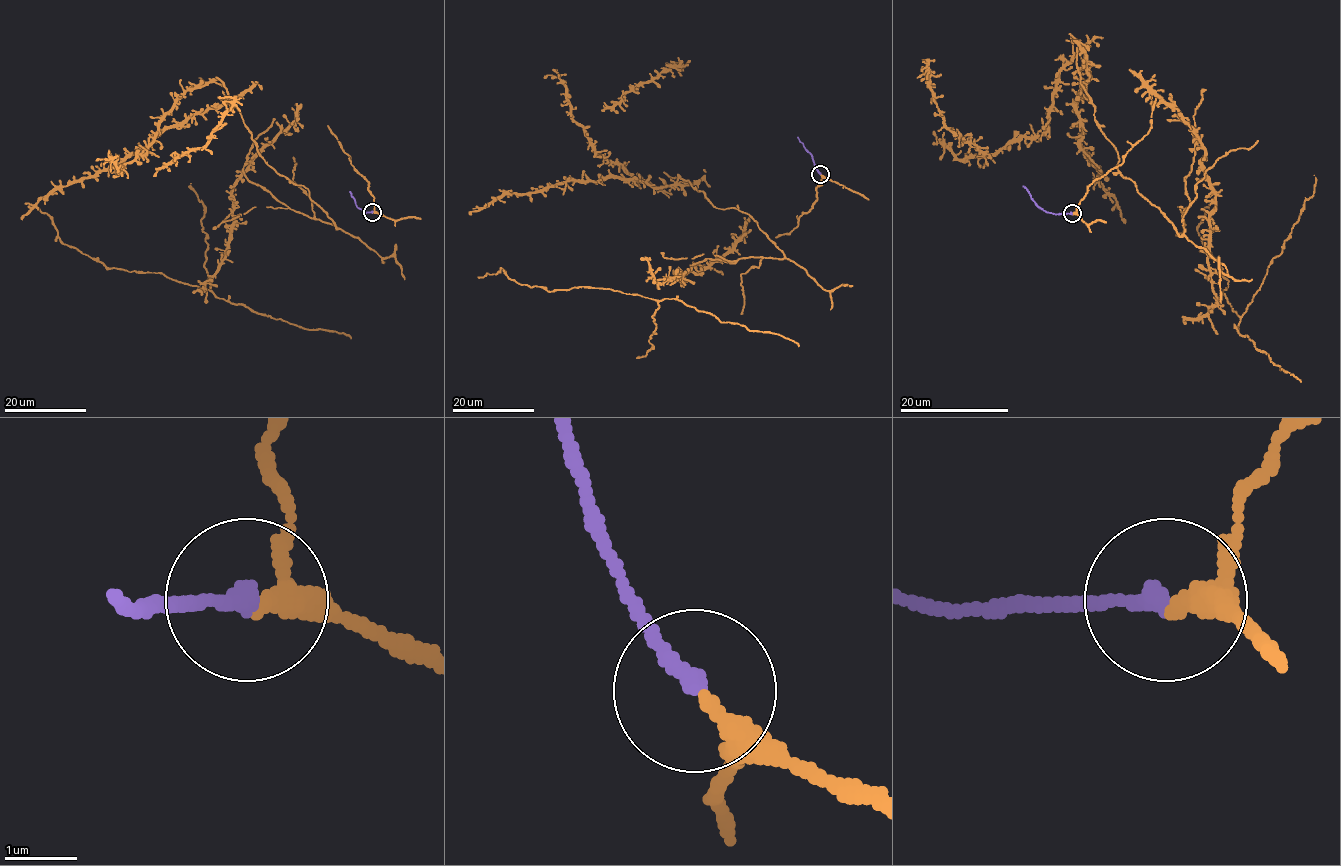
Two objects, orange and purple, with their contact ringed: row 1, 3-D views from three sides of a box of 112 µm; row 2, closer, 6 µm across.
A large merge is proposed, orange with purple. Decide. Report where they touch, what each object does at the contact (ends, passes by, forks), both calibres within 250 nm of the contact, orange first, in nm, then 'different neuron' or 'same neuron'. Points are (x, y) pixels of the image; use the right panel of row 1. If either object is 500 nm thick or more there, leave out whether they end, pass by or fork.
(1072, 213) | orange passes by | purple ends | 220/240 nm | same neuron

